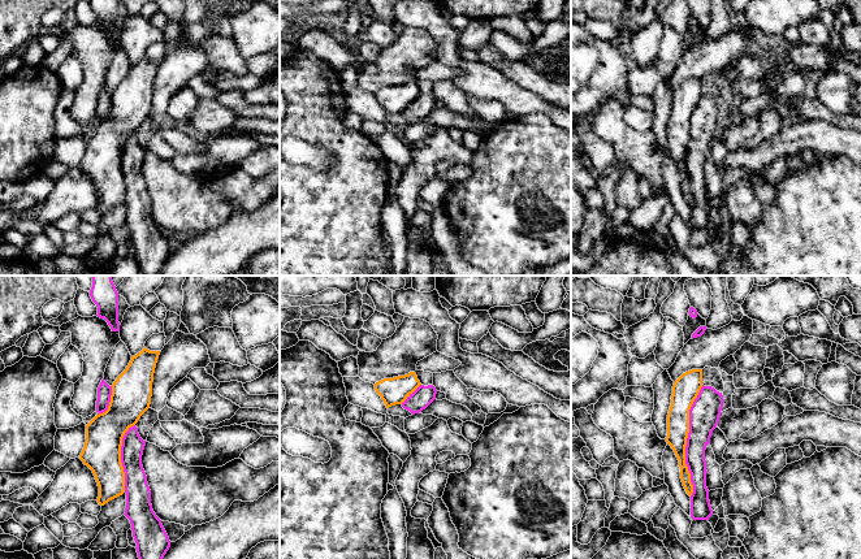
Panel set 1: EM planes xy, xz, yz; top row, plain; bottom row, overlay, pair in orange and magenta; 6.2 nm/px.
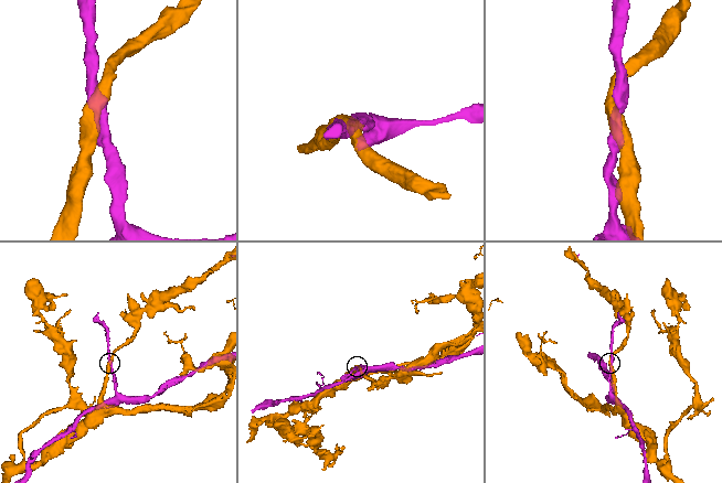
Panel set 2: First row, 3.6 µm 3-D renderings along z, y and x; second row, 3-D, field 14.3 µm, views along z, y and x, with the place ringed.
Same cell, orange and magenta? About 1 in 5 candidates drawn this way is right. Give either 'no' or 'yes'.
no

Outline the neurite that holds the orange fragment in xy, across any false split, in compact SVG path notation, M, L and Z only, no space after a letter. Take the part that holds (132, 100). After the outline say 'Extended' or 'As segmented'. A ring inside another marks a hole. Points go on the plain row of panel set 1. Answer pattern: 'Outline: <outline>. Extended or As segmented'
Outline: M146 56L131 65L126 78L112 94L112 104L108 118L96 124L86 134L86 151L79 168L87 174L98 191L98 212L104 214L125 200L125 181L121 172L121 155L125 142L134 135L140 125L150 117L152 91L160 60L150 60Z. As segmented

